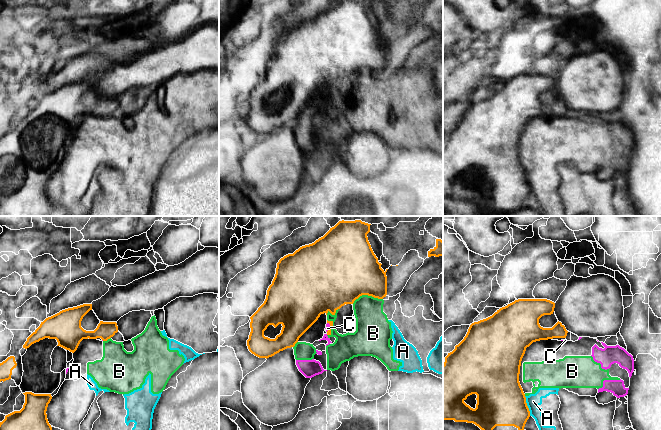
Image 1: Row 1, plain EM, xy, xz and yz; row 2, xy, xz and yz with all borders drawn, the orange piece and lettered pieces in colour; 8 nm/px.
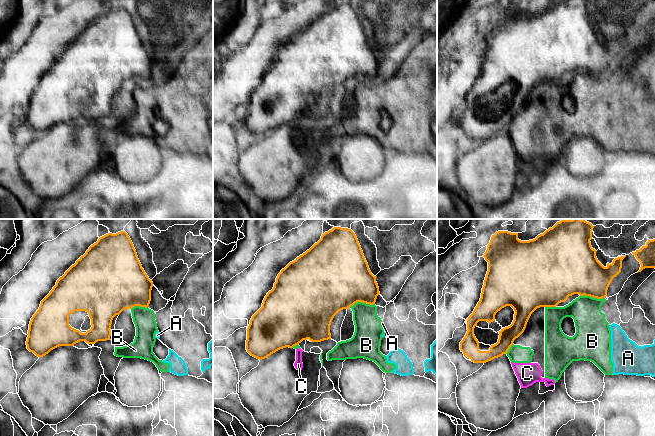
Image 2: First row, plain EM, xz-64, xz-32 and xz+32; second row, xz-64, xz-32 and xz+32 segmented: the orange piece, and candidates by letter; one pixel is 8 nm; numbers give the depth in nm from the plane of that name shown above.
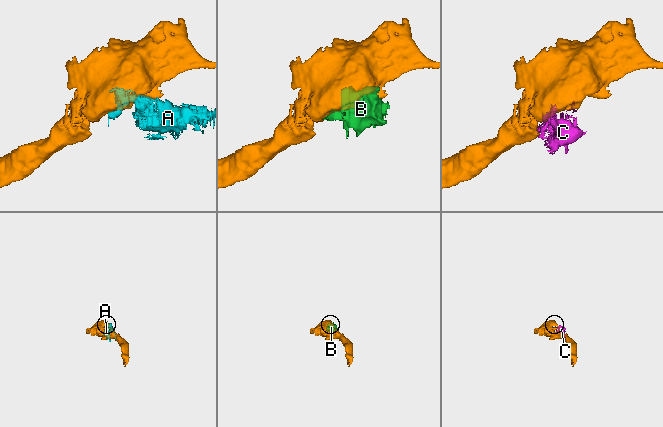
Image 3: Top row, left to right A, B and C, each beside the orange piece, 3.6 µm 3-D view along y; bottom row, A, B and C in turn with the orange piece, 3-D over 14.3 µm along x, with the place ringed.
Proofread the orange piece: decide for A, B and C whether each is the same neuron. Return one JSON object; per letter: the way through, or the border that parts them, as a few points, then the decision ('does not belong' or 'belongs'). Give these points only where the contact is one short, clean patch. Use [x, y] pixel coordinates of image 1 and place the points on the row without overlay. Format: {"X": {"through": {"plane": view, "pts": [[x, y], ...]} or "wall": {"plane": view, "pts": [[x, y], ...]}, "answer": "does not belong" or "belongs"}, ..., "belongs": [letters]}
{"A": {"answer": "does not belong"}, "B": {"answer": "does not belong"}, "C": {"answer": "does not belong"}, "belongs": []}

